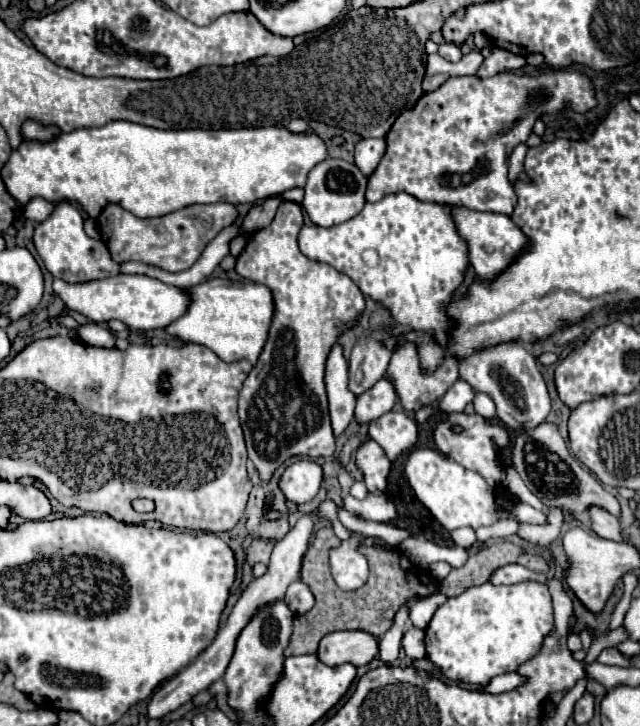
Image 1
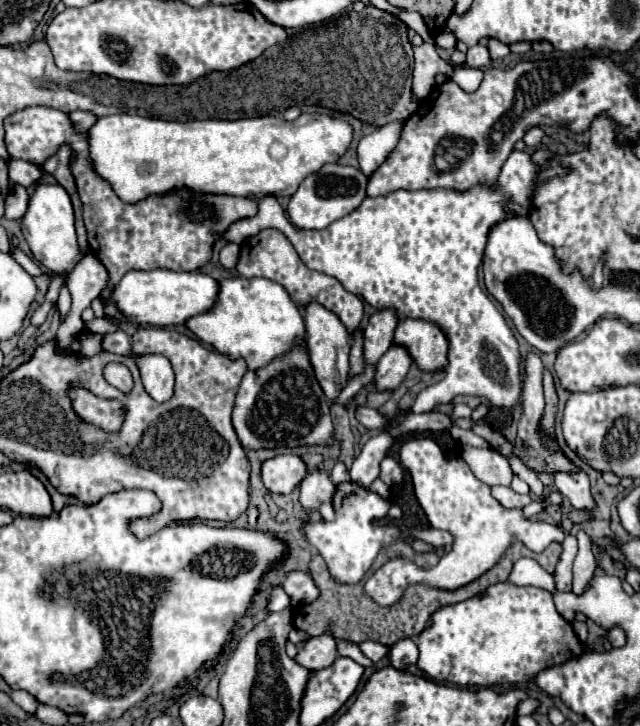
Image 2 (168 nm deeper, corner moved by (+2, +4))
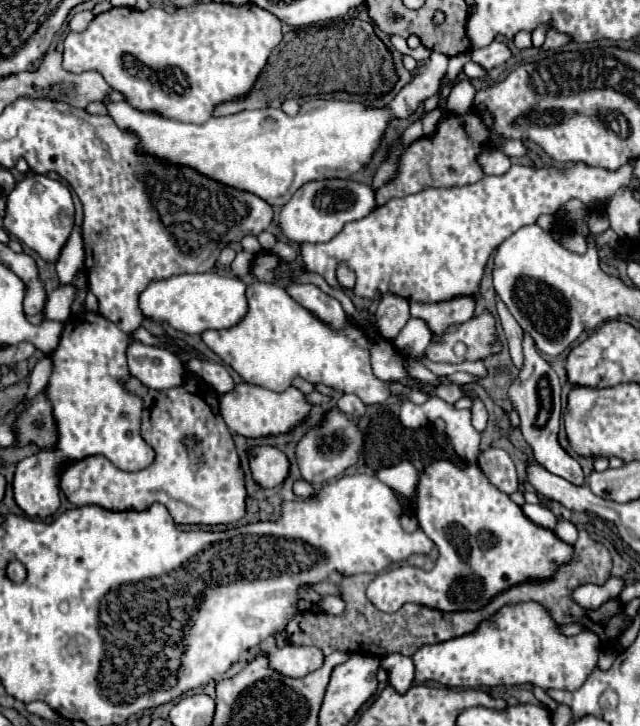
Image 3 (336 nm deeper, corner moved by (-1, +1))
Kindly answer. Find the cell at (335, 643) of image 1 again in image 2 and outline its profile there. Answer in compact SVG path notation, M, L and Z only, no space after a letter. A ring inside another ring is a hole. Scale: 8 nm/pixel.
M318 635L304 643L304 647L298 649L294 661L310 671L320 671L328 665L332 665L336 659L336 643L330 635Z

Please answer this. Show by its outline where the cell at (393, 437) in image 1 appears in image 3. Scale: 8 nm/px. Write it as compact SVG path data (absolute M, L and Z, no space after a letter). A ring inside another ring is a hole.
M343 394L337 400L337 406L341 408L341 412L345 412L351 418L361 418L365 416L365 404L355 396L355 394Z

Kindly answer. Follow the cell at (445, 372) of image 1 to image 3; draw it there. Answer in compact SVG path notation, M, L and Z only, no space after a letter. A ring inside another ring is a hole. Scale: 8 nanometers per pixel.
M455 298L439 304L419 304L411 302L411 316L419 316L419 320L427 320L427 328L435 336L441 336L449 328L459 328L471 320L475 312L475 302L471 298Z

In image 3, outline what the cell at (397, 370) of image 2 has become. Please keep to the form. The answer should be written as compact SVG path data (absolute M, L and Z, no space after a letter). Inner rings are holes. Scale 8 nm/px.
M411 318L405 328L399 332L399 336L395 338L395 350L403 356L409 356L409 358L419 358L425 354L425 348L427 344L431 342L431 332L429 328L425 326L423 320L419 318Z

